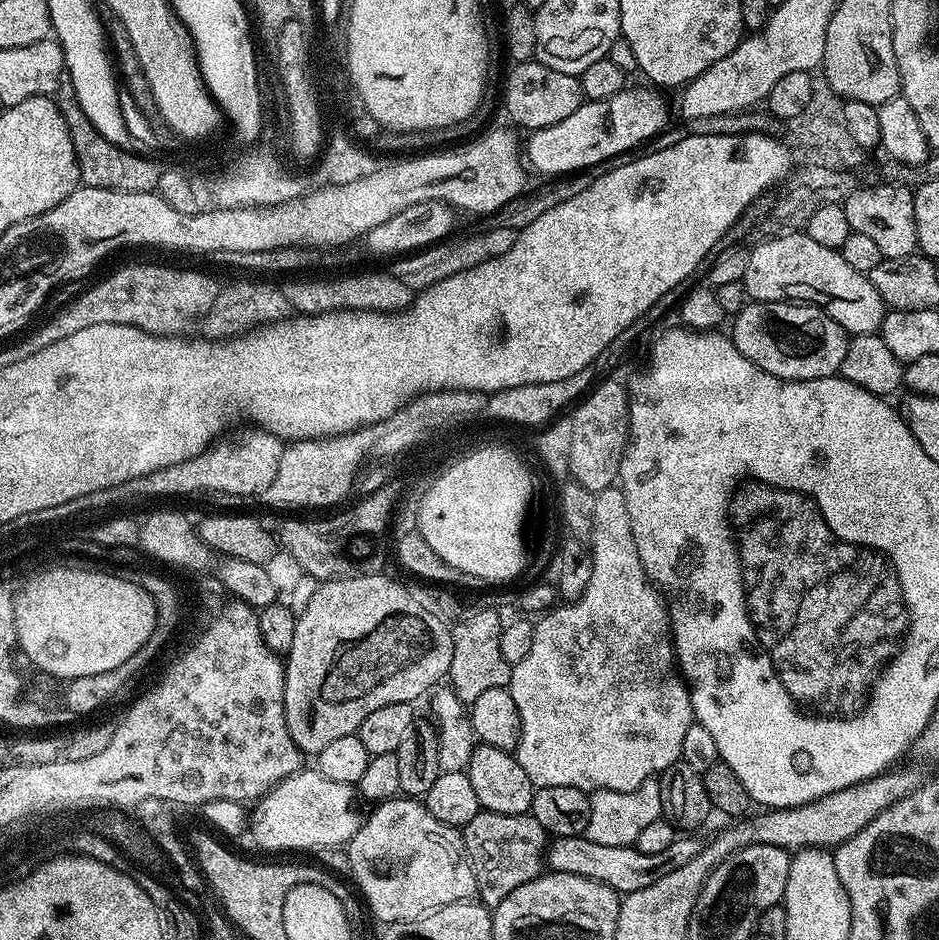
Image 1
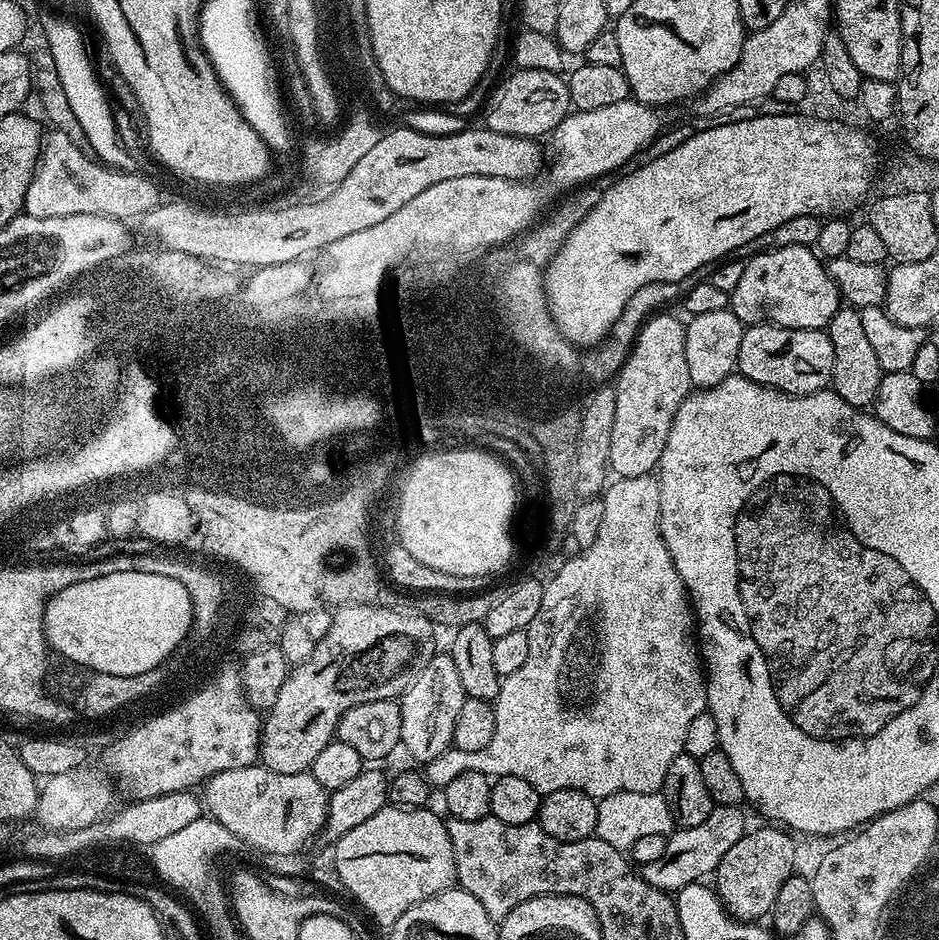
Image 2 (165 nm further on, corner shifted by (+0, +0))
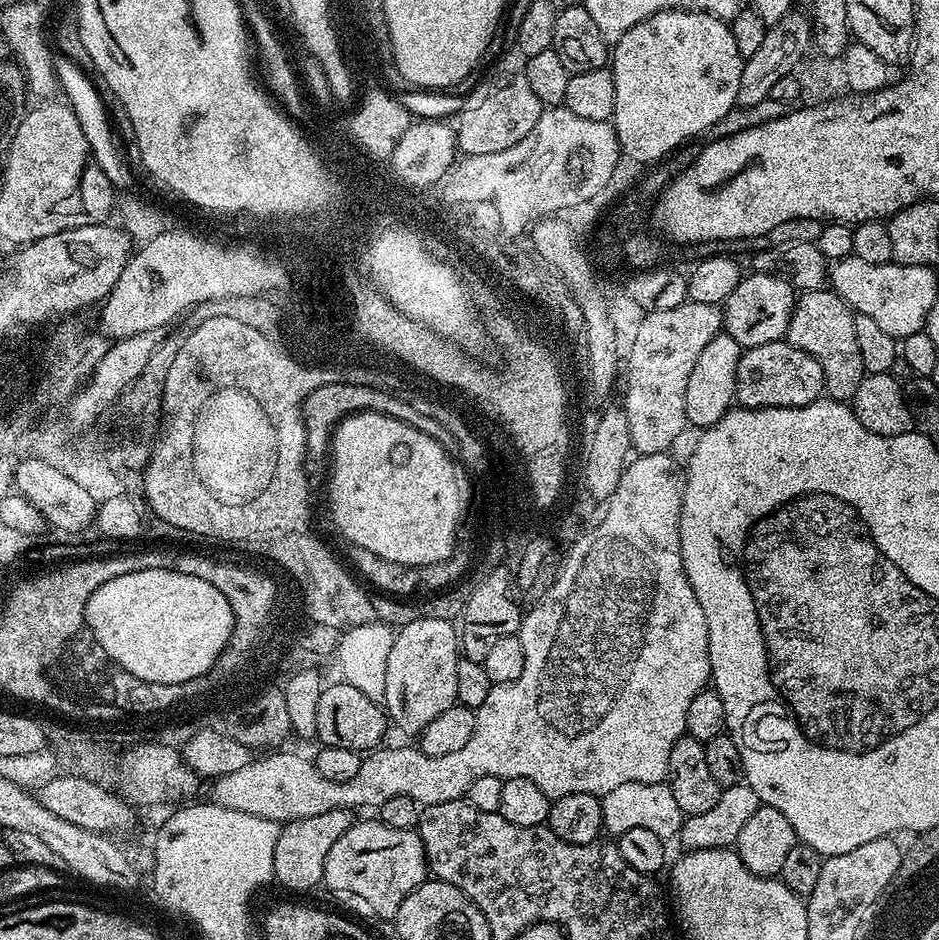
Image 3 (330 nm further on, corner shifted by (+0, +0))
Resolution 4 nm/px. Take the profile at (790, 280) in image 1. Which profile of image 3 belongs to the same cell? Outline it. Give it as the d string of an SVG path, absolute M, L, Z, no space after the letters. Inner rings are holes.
M752 272L745 275L738 282L738 286L734 286L734 294L730 294L730 298L722 305L723 331L730 338L734 338L734 342L738 342L741 349L762 346L766 342L785 339L788 323L792 317L792 310L796 307L797 299L797 293L783 276L770 272Z

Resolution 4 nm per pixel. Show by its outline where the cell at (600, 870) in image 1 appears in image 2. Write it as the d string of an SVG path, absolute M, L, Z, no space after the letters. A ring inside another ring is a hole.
M718 804L713 807L706 822L699 826L676 828L668 836L662 858L658 858L658 862L646 862L642 866L646 882L650 882L650 886L654 886L659 892L677 894L686 886L701 883L706 878L703 876L711 877L722 858L726 858L730 846L734 846L734 842L738 842L745 834L744 810L734 804Z

